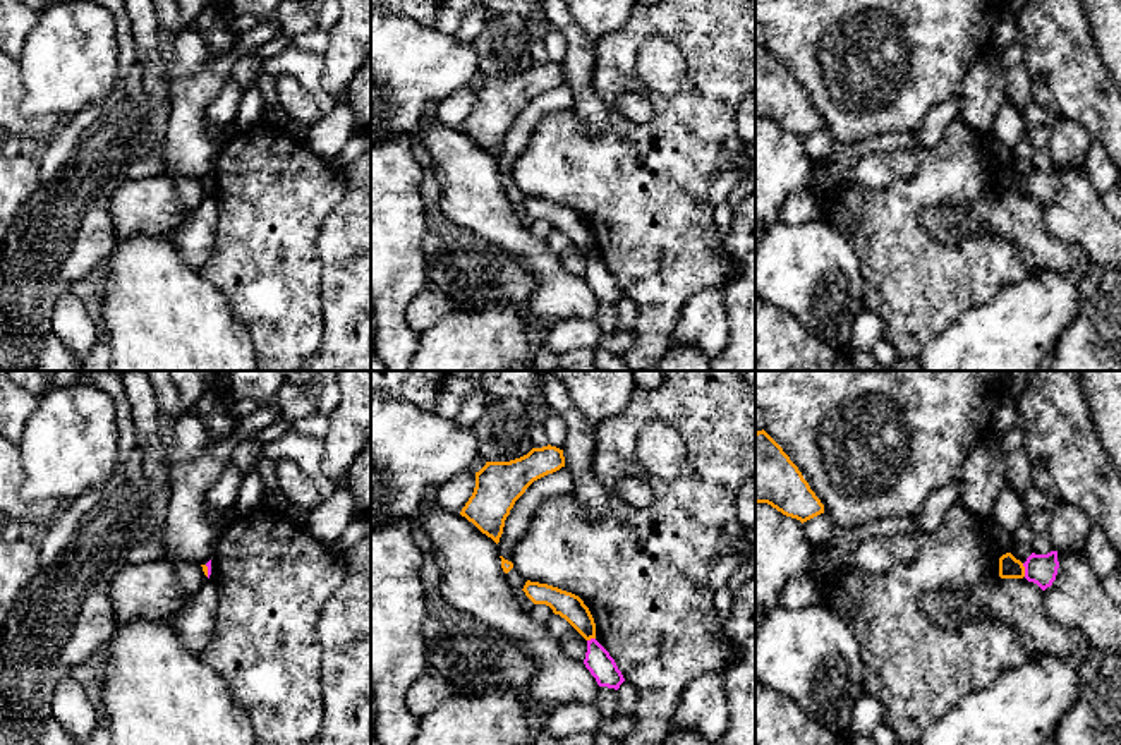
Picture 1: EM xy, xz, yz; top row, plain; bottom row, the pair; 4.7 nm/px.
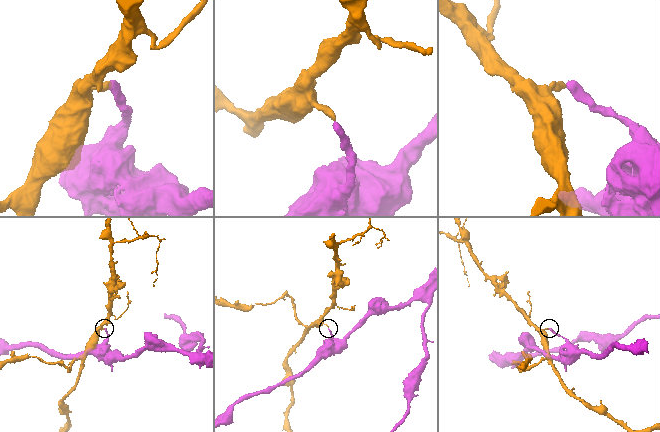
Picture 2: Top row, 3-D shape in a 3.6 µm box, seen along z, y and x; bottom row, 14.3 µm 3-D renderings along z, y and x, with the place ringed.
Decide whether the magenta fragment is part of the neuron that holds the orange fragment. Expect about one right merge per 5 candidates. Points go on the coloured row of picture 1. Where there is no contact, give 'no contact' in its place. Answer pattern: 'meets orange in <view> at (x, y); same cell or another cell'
meets orange in yz at (1024, 570); another cell

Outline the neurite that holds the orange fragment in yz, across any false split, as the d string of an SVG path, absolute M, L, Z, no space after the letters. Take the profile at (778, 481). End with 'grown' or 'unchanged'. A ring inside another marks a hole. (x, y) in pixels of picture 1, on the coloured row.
M764 429L755 433L755 503L767 503L802 524L824 513L798 467Z; unchanged

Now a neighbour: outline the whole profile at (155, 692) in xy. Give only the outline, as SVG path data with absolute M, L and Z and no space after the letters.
M163 620L118 623L98 695L110 719L110 745L256 745L251 719L225 678L187 651Z

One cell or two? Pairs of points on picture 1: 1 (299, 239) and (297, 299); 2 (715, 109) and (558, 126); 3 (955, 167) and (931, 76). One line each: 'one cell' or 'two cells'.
1: one cell
2: one cell
3: two cells

